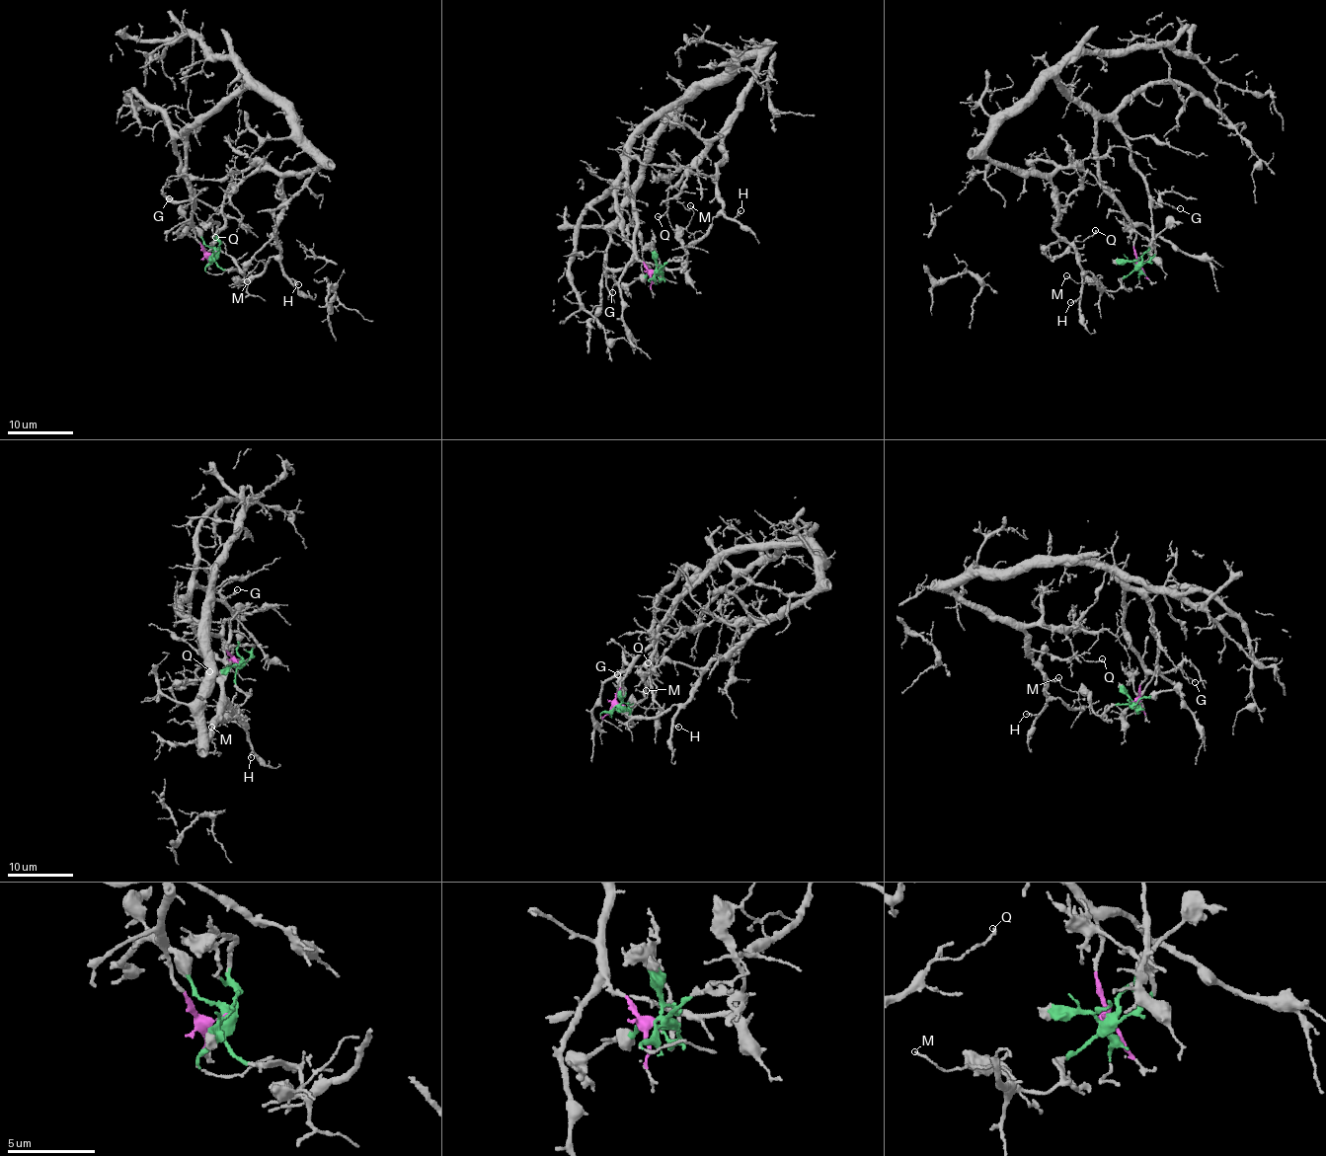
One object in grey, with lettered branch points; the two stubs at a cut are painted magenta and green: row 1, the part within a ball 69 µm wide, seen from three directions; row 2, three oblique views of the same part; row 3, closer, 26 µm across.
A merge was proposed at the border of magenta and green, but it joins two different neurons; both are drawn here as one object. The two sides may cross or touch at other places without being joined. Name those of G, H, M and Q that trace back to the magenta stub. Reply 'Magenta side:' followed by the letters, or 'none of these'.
Magenta side: G, H, Q

